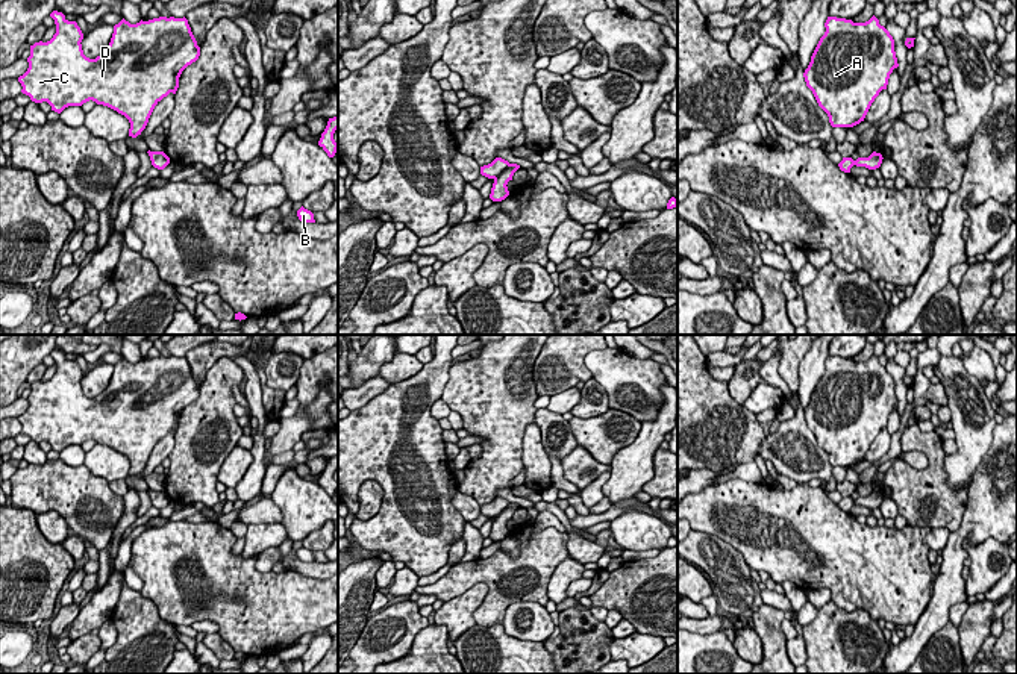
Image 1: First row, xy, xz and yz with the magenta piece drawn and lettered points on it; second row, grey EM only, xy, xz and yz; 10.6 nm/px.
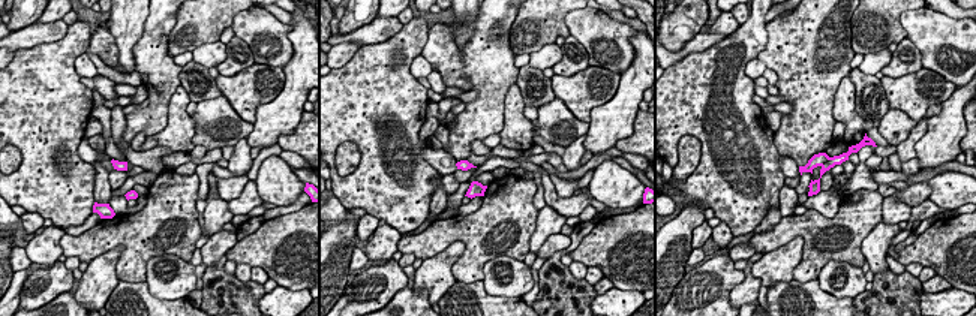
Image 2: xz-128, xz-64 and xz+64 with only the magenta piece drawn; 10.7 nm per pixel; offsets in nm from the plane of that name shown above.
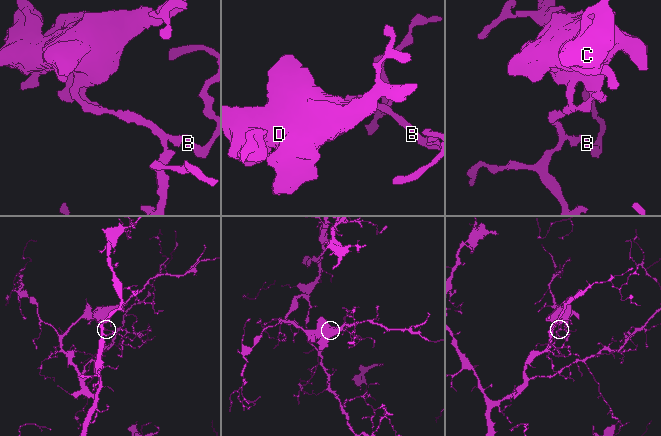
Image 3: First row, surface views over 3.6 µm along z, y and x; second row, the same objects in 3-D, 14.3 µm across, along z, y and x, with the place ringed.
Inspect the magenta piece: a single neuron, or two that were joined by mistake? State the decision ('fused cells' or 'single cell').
fused cells

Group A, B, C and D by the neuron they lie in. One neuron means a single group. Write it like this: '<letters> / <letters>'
A C D / B

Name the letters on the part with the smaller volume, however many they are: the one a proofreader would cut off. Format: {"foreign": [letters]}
{"foreign": ["B"]}

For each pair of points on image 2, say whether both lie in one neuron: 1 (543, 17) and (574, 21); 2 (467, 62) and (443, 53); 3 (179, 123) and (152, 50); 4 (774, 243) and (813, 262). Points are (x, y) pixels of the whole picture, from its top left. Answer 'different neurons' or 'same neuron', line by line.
1: different neurons
2: same neuron
3: different neurons
4: same neuron

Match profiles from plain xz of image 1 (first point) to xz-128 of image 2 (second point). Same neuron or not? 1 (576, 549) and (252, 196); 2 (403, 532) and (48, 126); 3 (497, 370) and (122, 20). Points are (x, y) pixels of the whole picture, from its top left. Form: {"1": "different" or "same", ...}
{"1": "same", "2": "same", "3": "different"}

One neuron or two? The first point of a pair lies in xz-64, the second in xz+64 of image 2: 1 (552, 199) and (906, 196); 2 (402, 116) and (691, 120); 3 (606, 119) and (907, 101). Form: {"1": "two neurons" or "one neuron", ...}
{"1": "two neurons", "2": "one neuron", "3": "two neurons"}

